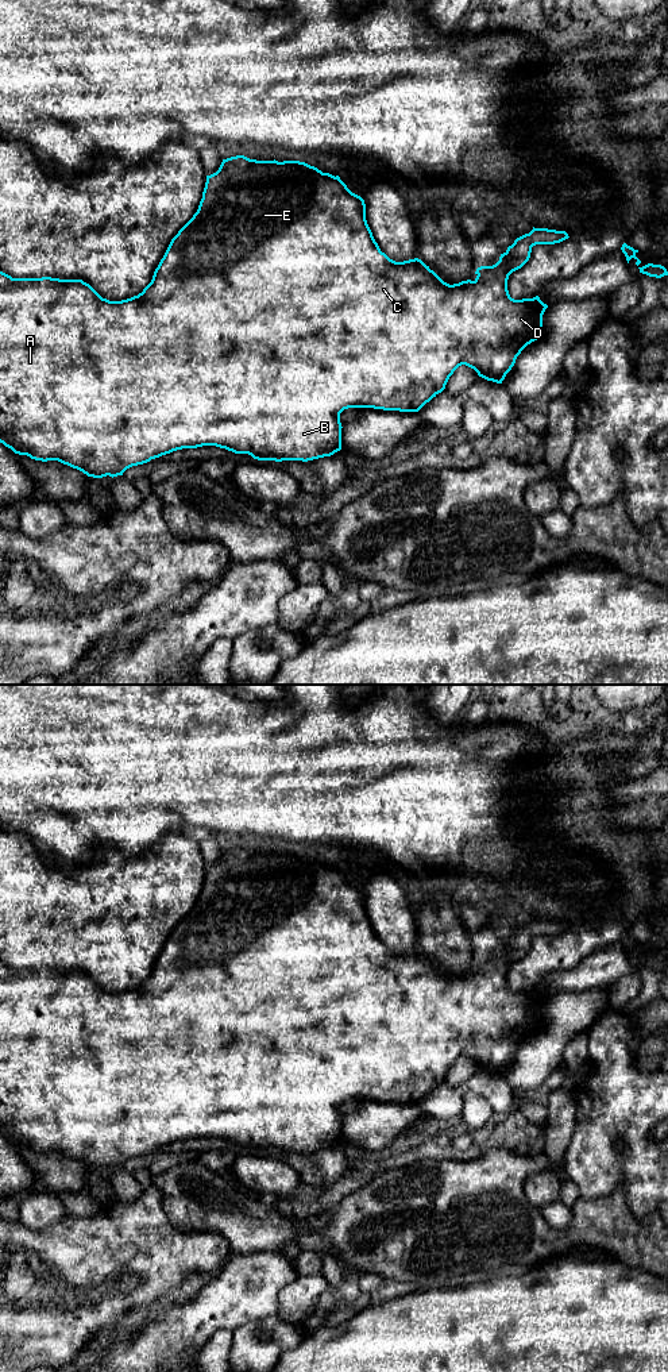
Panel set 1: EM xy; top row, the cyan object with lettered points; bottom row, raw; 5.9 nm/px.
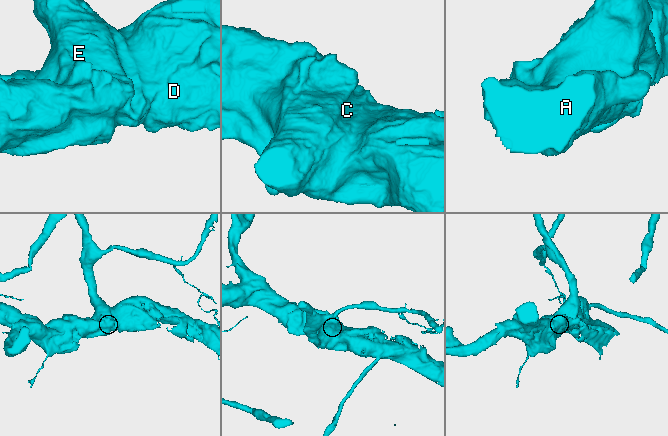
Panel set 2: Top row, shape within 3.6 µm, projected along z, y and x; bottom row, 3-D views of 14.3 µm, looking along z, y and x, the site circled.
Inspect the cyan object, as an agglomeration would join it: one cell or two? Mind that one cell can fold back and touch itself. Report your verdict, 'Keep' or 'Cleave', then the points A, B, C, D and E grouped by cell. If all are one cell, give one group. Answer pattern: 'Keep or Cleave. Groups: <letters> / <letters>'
Keep. Groups: A B C D E

